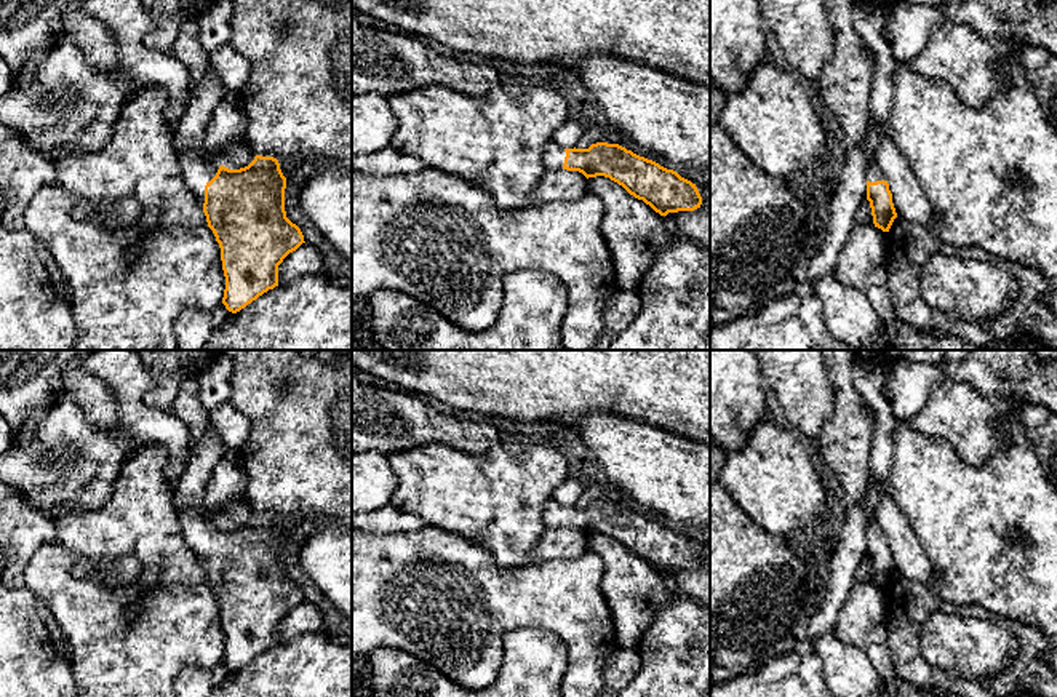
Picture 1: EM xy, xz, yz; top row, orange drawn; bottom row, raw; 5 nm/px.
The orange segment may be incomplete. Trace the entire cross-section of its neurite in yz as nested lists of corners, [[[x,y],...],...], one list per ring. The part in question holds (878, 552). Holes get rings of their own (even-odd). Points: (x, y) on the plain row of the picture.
[[[875,516],[867,520],[867,558],[870,560],[872,574],[875,585],[883,590],[889,590],[894,577],[897,576],[892,552],[889,542],[884,537],[881,526],[876,523]]]

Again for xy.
[[[197,508],[179,510],[177,516],[184,542],[203,563],[221,606],[222,662],[237,671],[278,644],[278,623],[305,601],[286,576],[286,536],[273,515],[256,513],[240,528],[216,524]]]

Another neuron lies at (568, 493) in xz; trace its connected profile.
[[[566,478],[552,494],[552,499],[563,507],[574,507],[584,494],[582,484],[574,478]]]

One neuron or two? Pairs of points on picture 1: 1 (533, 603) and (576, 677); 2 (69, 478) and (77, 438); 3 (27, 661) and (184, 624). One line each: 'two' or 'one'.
1: one
2: one
3: two

